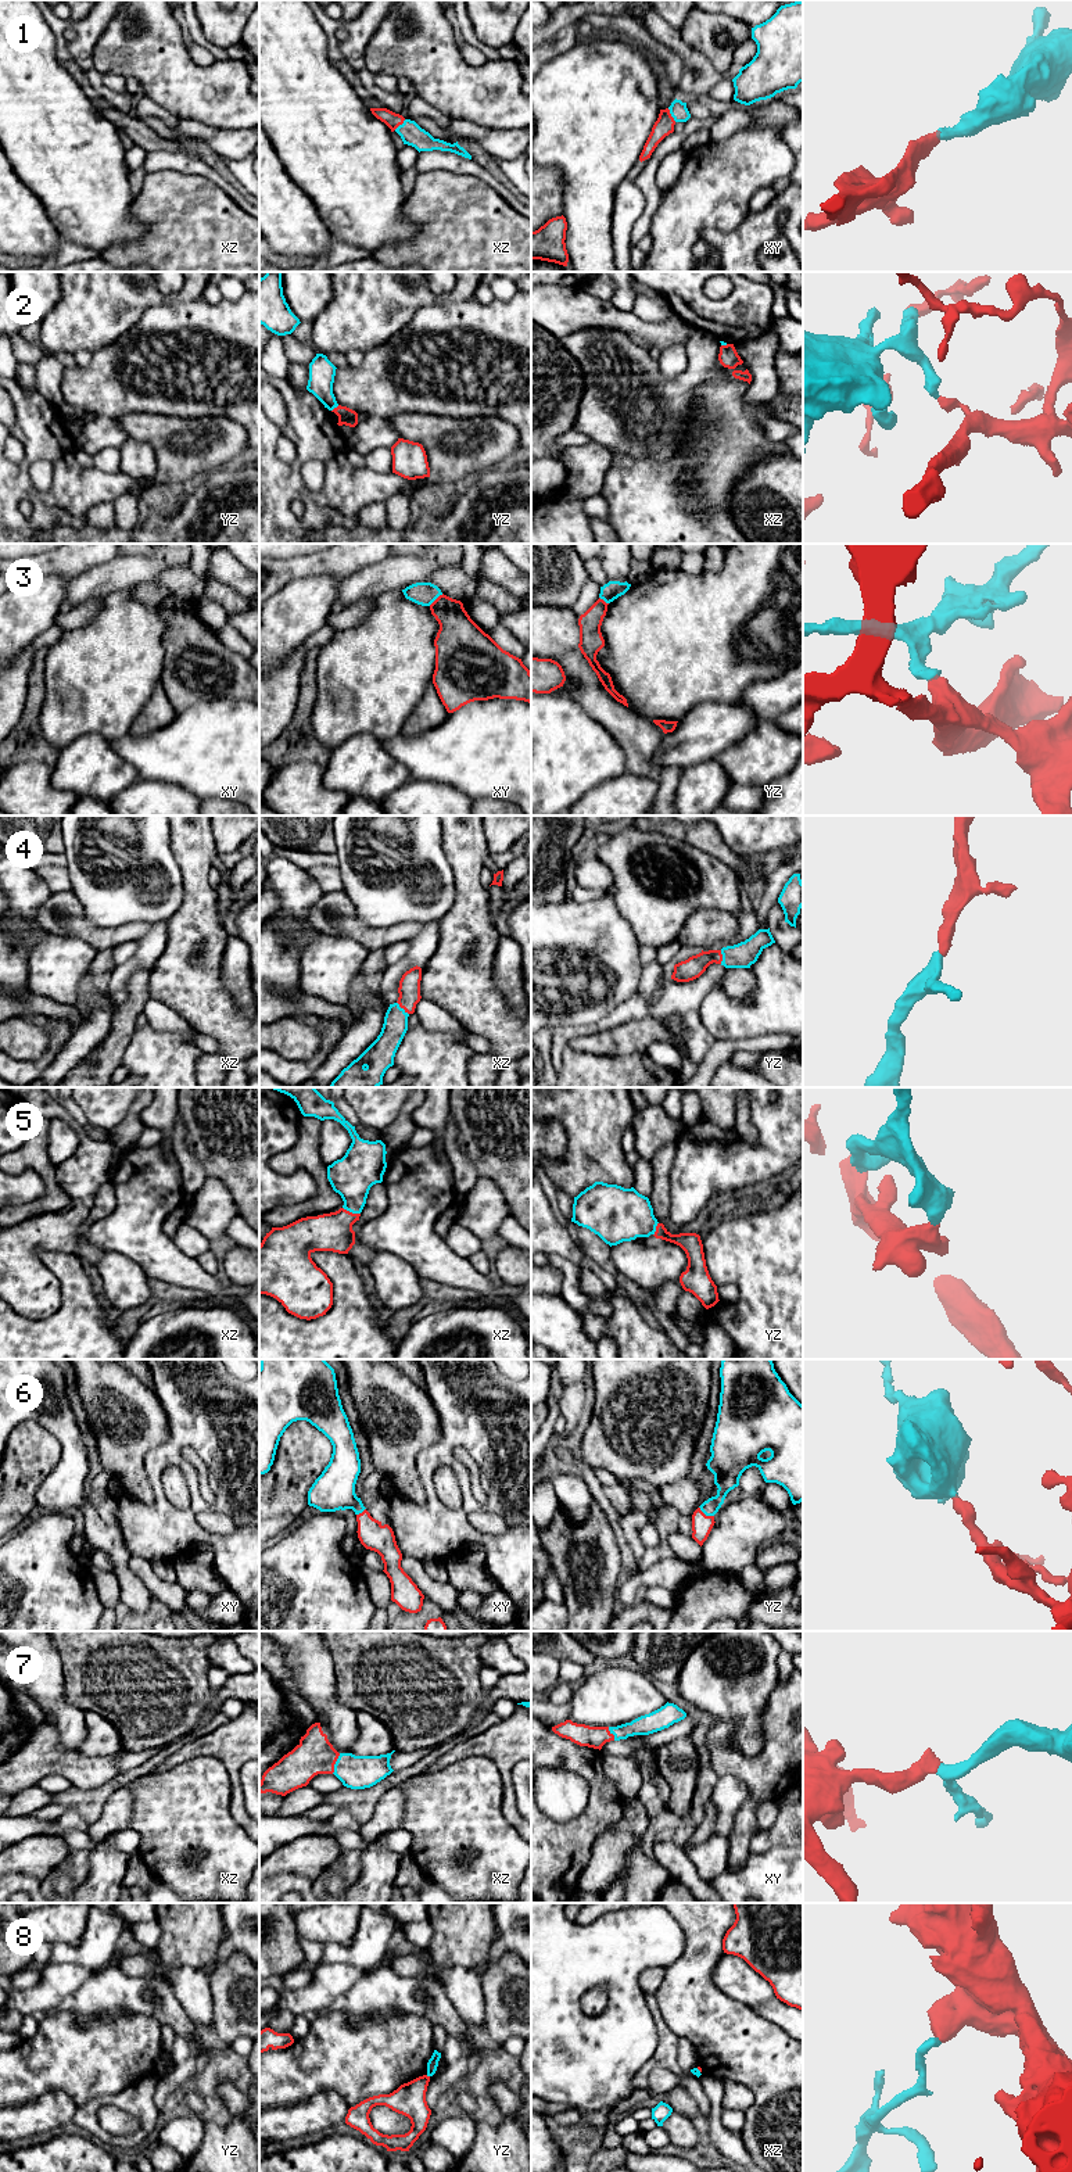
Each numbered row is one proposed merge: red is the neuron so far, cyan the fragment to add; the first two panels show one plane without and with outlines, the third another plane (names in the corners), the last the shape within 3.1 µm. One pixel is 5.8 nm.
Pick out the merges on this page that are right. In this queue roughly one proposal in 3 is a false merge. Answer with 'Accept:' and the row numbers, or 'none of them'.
Accept: 1, 4, 5, 6, 7

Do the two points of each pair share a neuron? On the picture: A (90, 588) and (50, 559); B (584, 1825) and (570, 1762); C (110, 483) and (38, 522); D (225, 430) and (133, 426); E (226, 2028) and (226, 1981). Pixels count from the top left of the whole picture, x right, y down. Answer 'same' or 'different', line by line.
A: different
B: same
C: same
D: same
E: same

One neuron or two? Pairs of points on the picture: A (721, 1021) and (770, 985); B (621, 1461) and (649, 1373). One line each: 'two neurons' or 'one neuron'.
A: one neuron
B: one neuron

